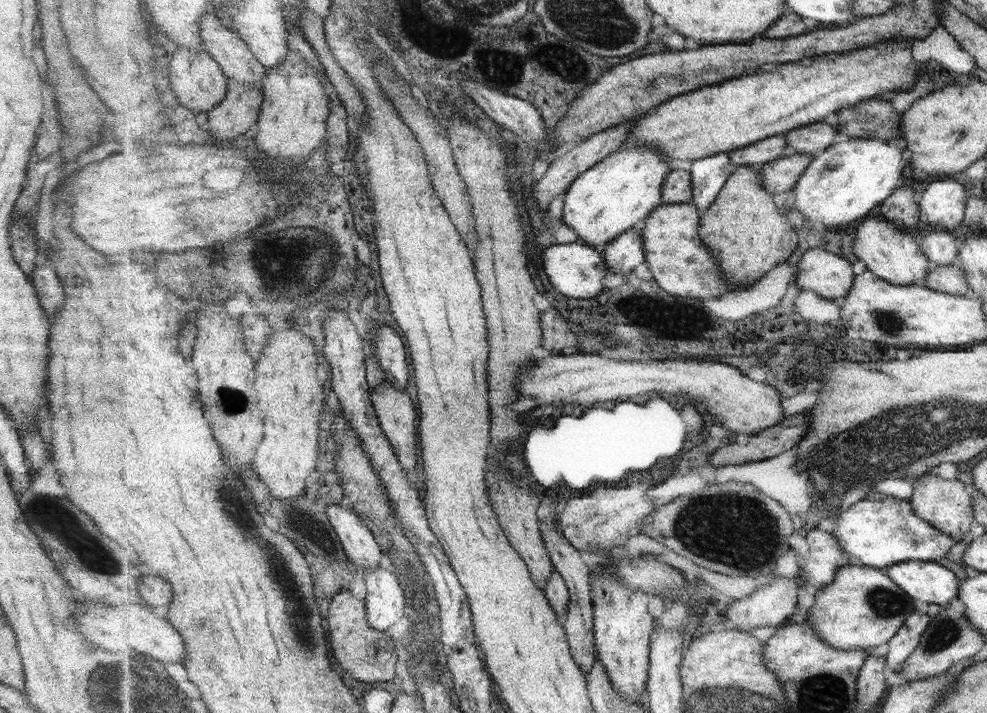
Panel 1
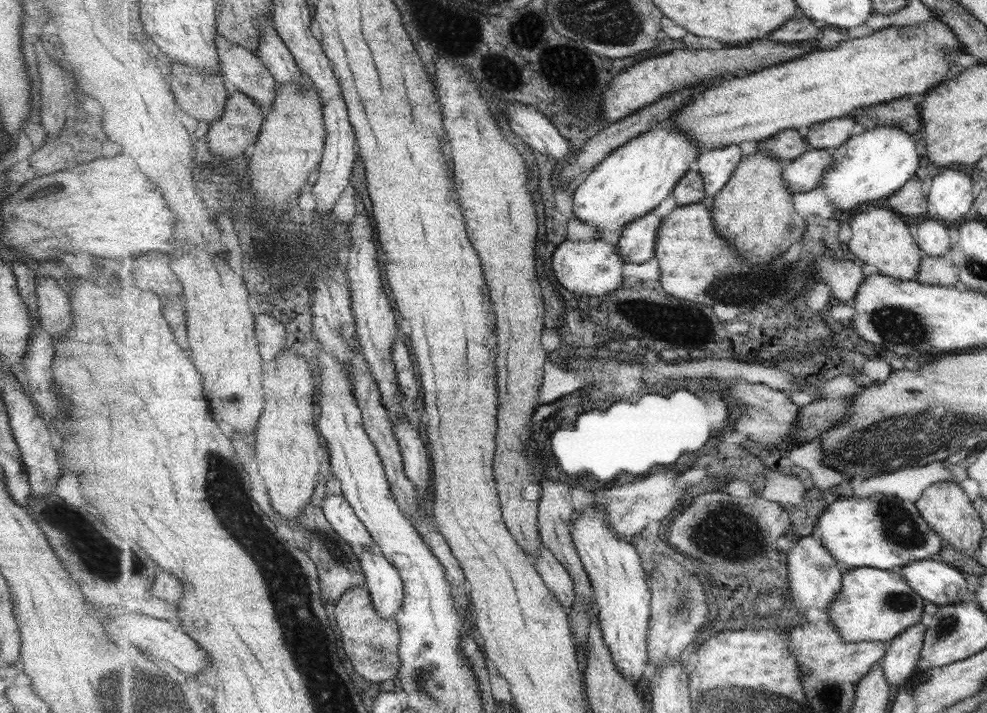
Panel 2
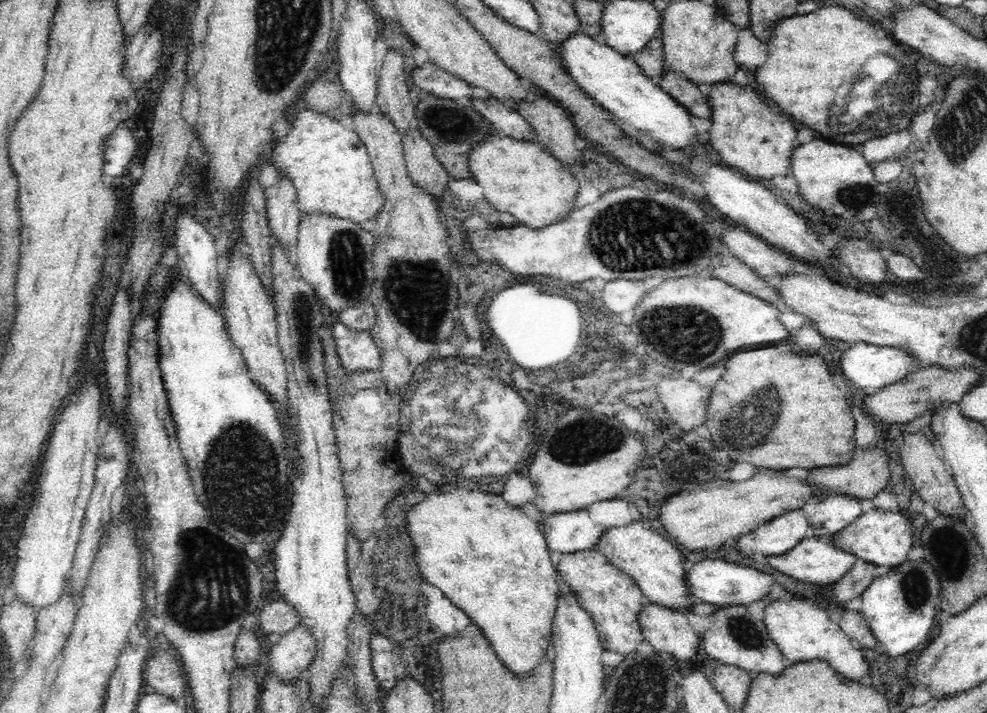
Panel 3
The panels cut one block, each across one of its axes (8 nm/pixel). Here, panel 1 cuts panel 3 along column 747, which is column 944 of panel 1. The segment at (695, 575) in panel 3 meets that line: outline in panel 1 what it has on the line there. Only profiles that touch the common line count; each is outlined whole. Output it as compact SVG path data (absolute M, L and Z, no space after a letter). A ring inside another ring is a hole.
M911 560L884 570L899 587L917 600L944 607L953 598L959 597L962 579L939 562Z

